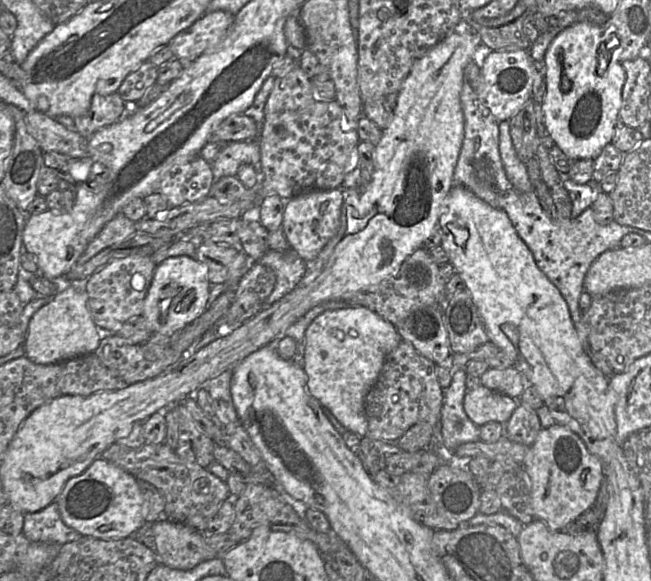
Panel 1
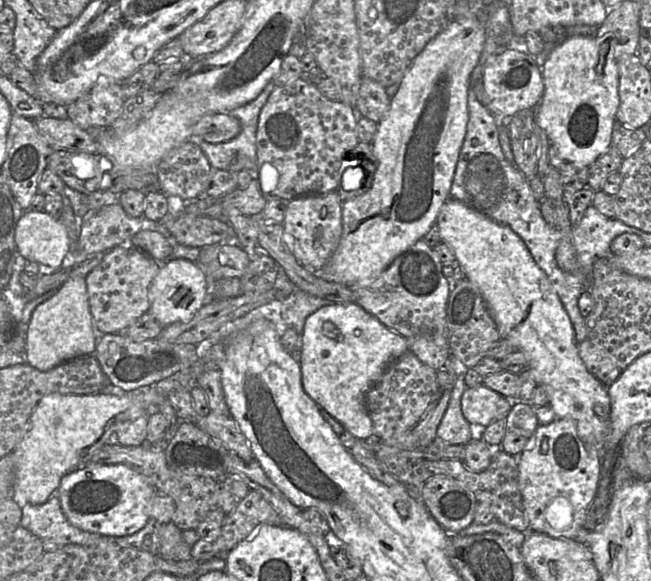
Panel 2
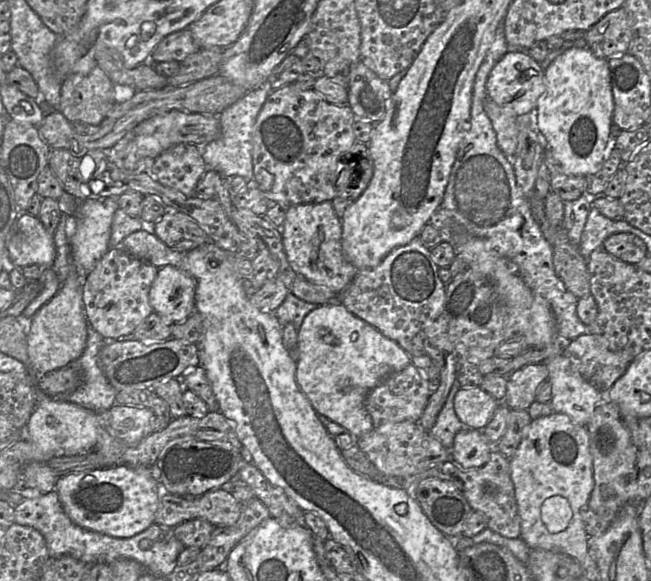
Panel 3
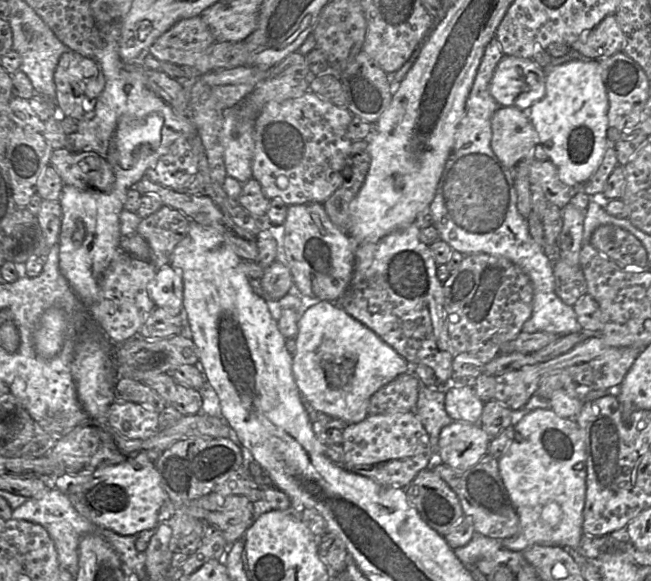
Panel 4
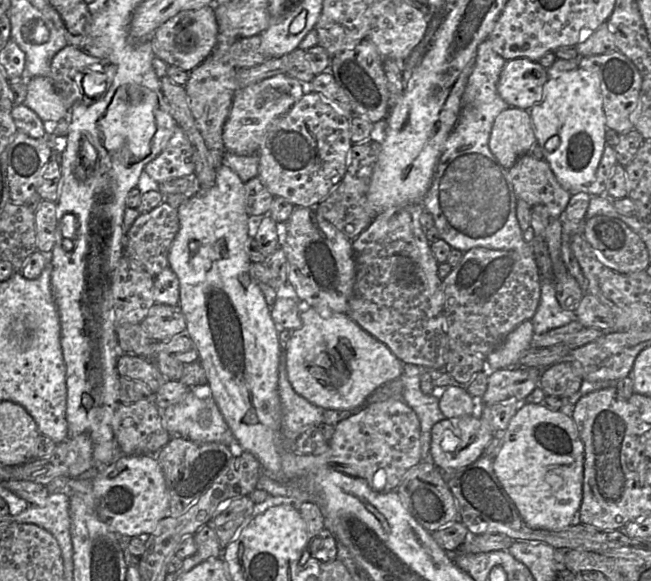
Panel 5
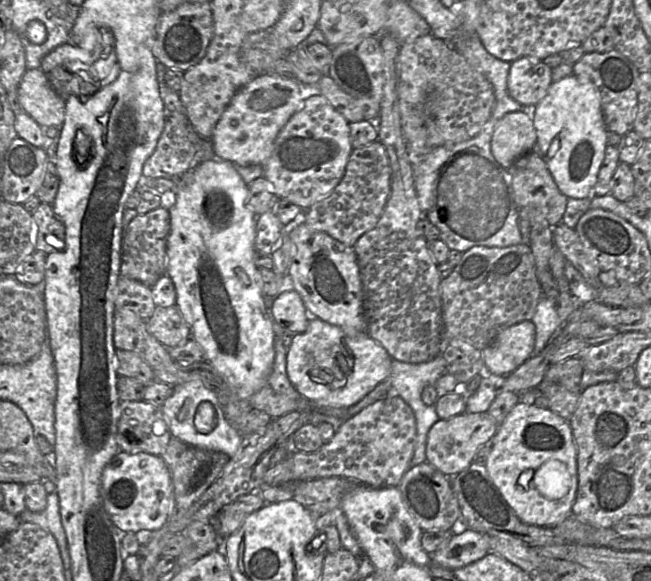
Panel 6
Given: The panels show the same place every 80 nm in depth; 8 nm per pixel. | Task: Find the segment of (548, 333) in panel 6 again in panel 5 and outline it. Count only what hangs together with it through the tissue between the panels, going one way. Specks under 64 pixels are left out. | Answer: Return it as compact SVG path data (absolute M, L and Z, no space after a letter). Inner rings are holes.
M540 277L539 304L531 318L534 334L541 335L573 320L576 320L575 312L563 310L555 297L554 280Z

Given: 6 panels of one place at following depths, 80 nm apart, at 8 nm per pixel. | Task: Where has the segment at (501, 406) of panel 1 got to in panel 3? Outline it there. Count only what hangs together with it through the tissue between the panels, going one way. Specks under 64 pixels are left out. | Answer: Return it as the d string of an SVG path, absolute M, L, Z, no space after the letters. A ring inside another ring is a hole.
M480 386L461 387L454 397L454 410L465 427L483 430L500 403Z

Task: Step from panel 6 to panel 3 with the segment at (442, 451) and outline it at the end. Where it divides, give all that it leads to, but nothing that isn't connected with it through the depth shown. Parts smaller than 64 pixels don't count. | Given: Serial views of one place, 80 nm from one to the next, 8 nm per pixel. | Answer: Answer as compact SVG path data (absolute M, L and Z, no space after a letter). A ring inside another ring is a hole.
M464 427L455 438L451 449L452 460L463 469L480 468L487 463L494 445L486 439L482 430Z

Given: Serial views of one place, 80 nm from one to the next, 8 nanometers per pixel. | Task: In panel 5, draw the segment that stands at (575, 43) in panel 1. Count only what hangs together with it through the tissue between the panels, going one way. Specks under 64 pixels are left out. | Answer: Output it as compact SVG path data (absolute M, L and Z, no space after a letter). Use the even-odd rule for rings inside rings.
M578 67L548 77L541 100L531 109L524 110L530 115L536 143L560 185L573 195L579 187L590 184L606 146L605 115L598 76ZM552 136L559 138L559 144L554 151L548 151L545 143Z

